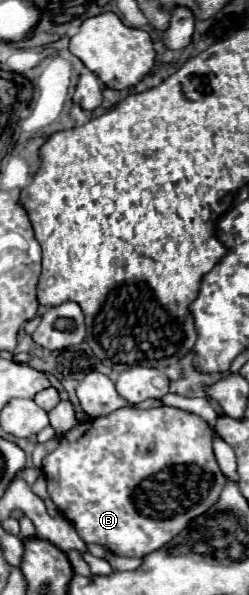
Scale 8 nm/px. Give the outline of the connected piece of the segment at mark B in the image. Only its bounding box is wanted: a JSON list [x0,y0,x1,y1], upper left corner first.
[42,406,226,558]

